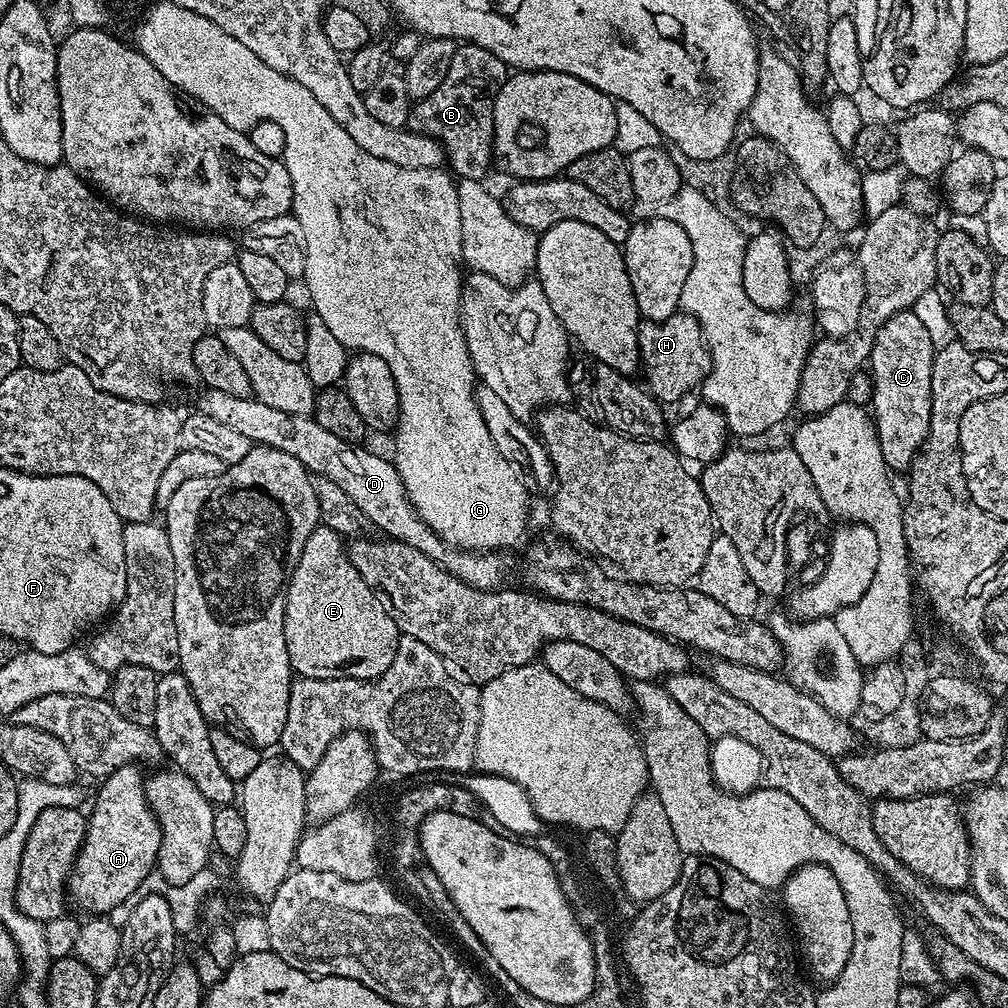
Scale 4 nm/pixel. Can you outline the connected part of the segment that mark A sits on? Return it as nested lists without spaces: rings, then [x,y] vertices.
[[[127,764],[122,766],[109,776],[103,777],[102,783],[104,784],[100,788],[100,793],[96,796],[96,805],[92,808],[92,813],[87,813],[86,819],[88,822],[88,829],[84,835],[84,841],[80,847],[80,853],[76,855],[76,861],[72,867],[72,872],[68,875],[68,891],[66,893],[67,899],[76,908],[81,908],[82,911],[88,912],[84,914],[107,914],[112,911],[114,906],[118,906],[120,902],[125,902],[126,898],[130,897],[130,894],[137,890],[141,885],[142,880],[146,878],[148,874],[154,871],[156,868],[156,859],[160,857],[160,847],[162,846],[162,830],[160,829],[160,823],[156,821],[156,815],[152,813],[152,807],[148,804],[148,799],[144,793],[144,785],[146,783],[145,773],[140,773],[141,770],[136,764]]]

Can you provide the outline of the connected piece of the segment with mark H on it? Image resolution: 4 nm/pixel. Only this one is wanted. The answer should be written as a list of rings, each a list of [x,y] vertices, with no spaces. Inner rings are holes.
[[[677,314],[665,320],[641,319],[638,334],[640,368],[644,372],[643,383],[653,398],[661,405],[676,404],[683,396],[699,389],[712,369],[712,355],[704,341],[704,331],[694,317]]]

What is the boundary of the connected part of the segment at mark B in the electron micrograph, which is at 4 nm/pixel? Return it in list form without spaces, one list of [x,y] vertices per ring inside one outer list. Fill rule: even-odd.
[[[461,43],[450,62],[450,70],[444,81],[438,86],[438,90],[434,90],[434,94],[417,100],[411,105],[407,127],[411,128],[413,132],[421,132],[438,140],[444,148],[447,167],[457,177],[465,180],[483,181],[484,175],[488,172],[488,167],[491,169],[494,164],[492,139],[494,138],[496,92],[504,85],[509,75],[510,69],[508,65],[502,62],[502,58],[490,54],[490,50],[482,50],[482,46],[477,44]]]

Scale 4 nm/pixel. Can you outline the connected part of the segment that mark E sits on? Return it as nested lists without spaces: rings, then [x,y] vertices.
[[[323,526],[306,538],[302,558],[288,579],[284,633],[293,673],[315,680],[376,679],[394,662],[402,635],[388,605],[354,570],[345,537]]]

